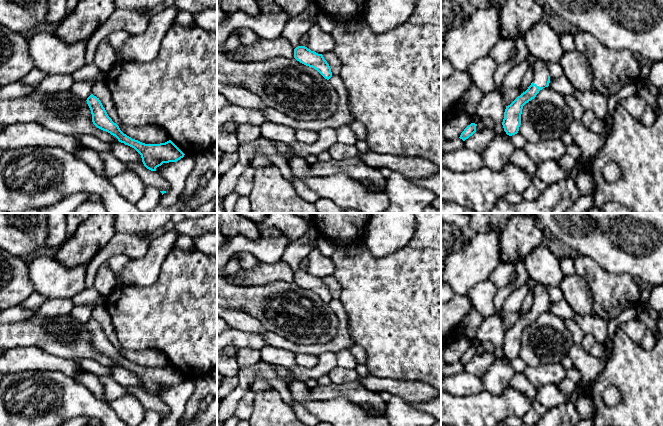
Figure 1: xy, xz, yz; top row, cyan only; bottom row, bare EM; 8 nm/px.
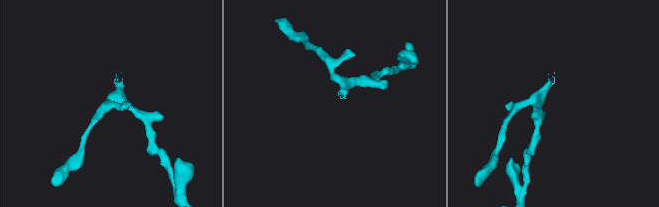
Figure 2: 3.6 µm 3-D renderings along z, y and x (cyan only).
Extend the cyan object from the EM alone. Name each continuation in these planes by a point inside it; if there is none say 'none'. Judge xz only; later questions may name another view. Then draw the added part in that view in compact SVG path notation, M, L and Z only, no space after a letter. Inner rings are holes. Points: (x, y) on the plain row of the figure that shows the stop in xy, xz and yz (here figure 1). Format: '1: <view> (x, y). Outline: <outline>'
none

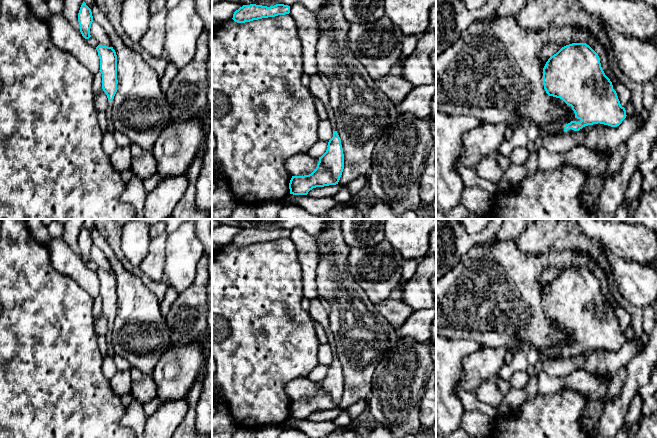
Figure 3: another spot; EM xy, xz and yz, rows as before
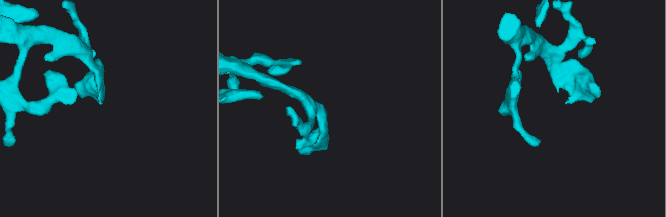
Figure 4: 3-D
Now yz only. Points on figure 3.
1: yz (559, 325). Outline: M553 321L553 324L556 328L559 328L561 330L565 329L567 331L567 335L566 335L567 338L569 338L572 335L572 331L567 329L562 323Z

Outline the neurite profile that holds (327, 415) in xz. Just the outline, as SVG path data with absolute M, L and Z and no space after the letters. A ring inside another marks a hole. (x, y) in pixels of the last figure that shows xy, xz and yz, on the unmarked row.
M329 409L324 411L316 411L308 416L308 420L313 421L315 423L319 423L321 421L334 421L334 419L341 413L341 409Z

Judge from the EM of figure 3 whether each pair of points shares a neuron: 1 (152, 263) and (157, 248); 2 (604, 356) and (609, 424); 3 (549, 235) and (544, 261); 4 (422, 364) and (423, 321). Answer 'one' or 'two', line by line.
1: one
2: two
3: two
4: two

